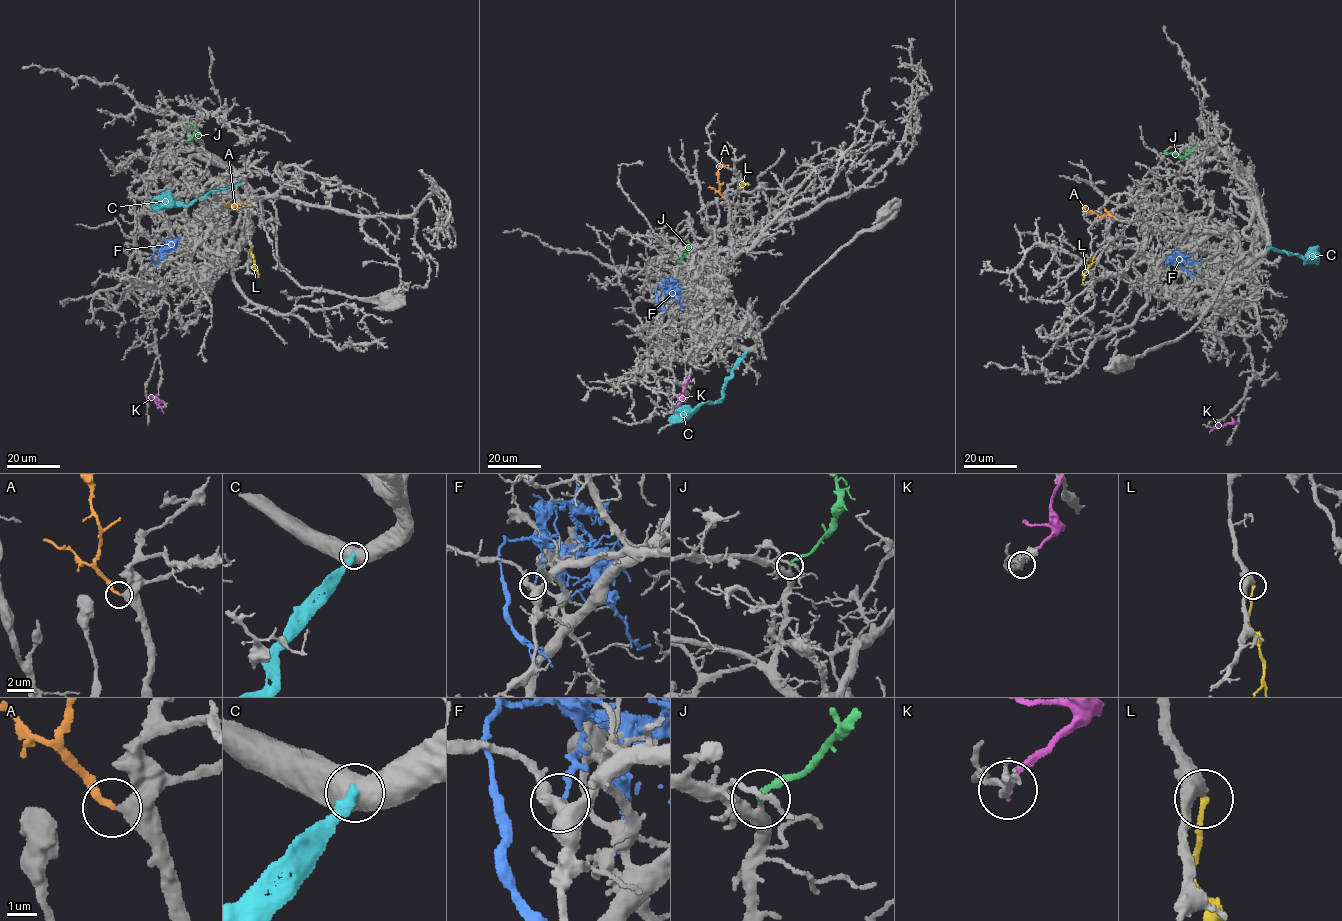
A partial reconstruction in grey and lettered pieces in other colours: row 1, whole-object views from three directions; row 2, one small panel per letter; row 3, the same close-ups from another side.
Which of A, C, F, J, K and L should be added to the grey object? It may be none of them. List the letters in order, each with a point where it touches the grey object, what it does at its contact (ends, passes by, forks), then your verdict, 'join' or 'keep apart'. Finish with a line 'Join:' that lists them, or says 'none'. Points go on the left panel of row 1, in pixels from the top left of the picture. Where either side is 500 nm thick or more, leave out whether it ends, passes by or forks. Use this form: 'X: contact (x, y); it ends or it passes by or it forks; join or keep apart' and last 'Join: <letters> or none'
A: contact (236, 204); join
C: contact (240, 183); keep apart
F: contact (158, 255); it ends; keep apart
J: contact (188, 122); it ends; join
K: contact (147, 398); it ends; keep apart
L: contact (252, 246); it ends; keep apart
Join: A, J

